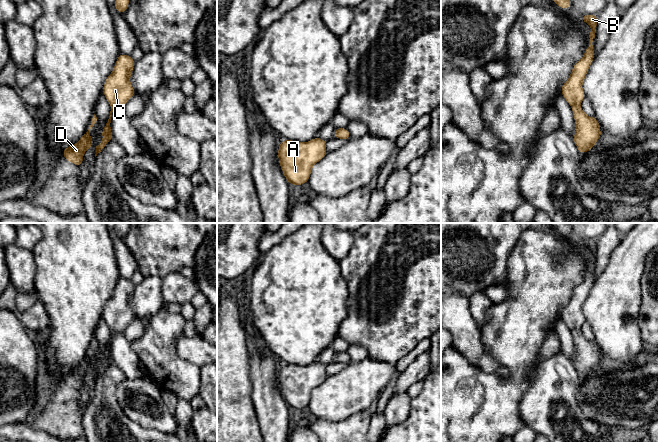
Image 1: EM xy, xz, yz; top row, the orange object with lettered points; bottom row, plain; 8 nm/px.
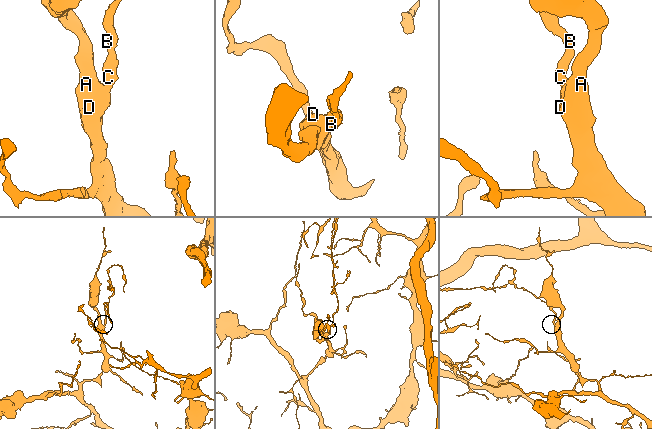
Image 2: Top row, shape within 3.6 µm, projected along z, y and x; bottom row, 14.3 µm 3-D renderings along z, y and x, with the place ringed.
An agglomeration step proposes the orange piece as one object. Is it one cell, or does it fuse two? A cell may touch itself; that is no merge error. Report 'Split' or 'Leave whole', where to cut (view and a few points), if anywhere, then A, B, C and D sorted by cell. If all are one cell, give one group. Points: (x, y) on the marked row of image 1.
Leave whole. No split. Groups: A B C D

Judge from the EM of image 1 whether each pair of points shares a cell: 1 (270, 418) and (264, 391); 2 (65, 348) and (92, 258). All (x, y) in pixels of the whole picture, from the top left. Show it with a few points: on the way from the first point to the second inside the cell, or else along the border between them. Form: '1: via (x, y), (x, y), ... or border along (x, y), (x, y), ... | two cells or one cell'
1: via (270, 411), (267, 398) | one cell
2: via (72, 326), (74, 320), (74, 280) | one cell

